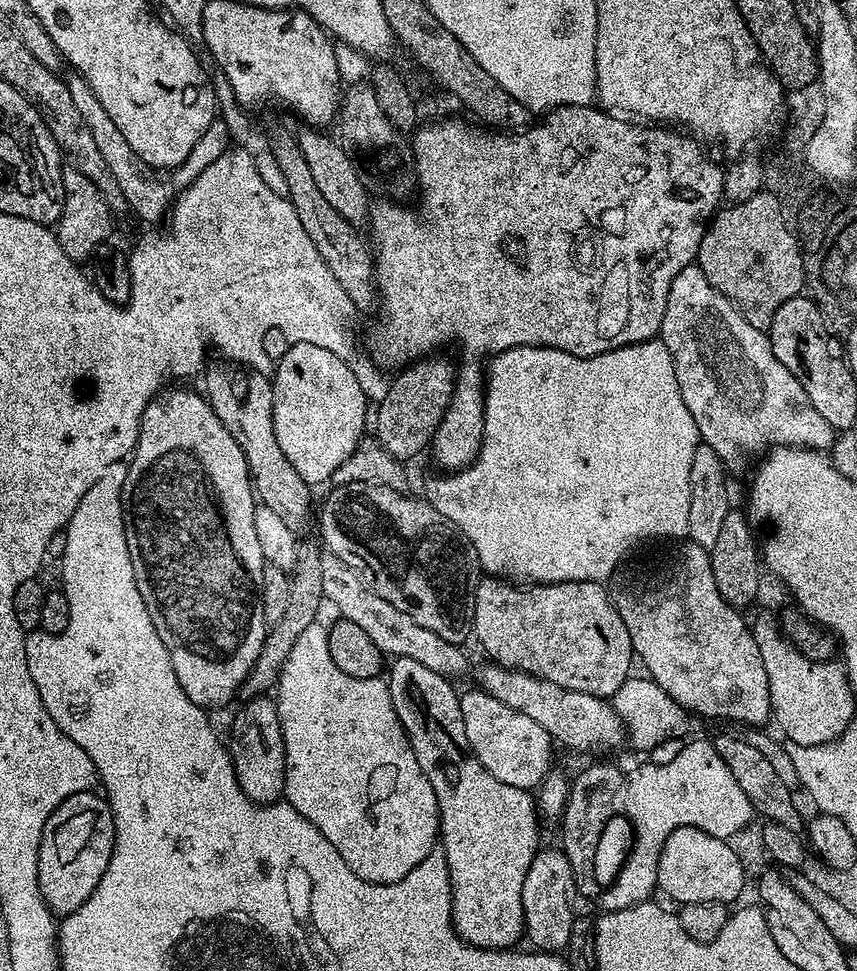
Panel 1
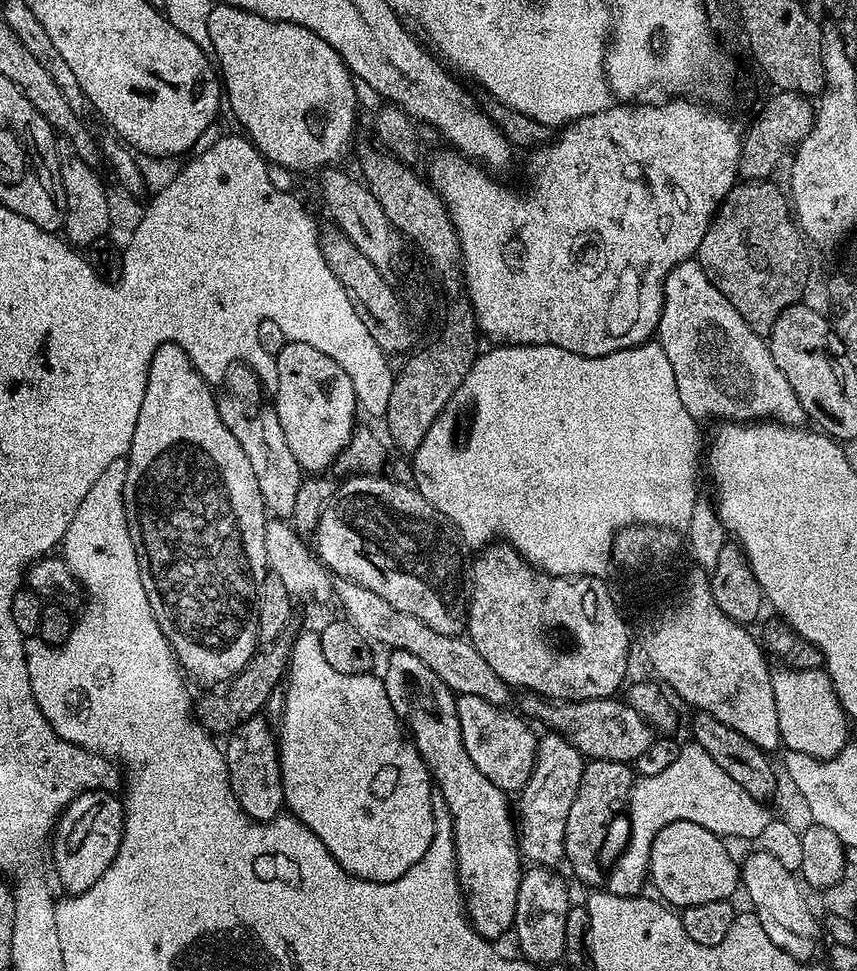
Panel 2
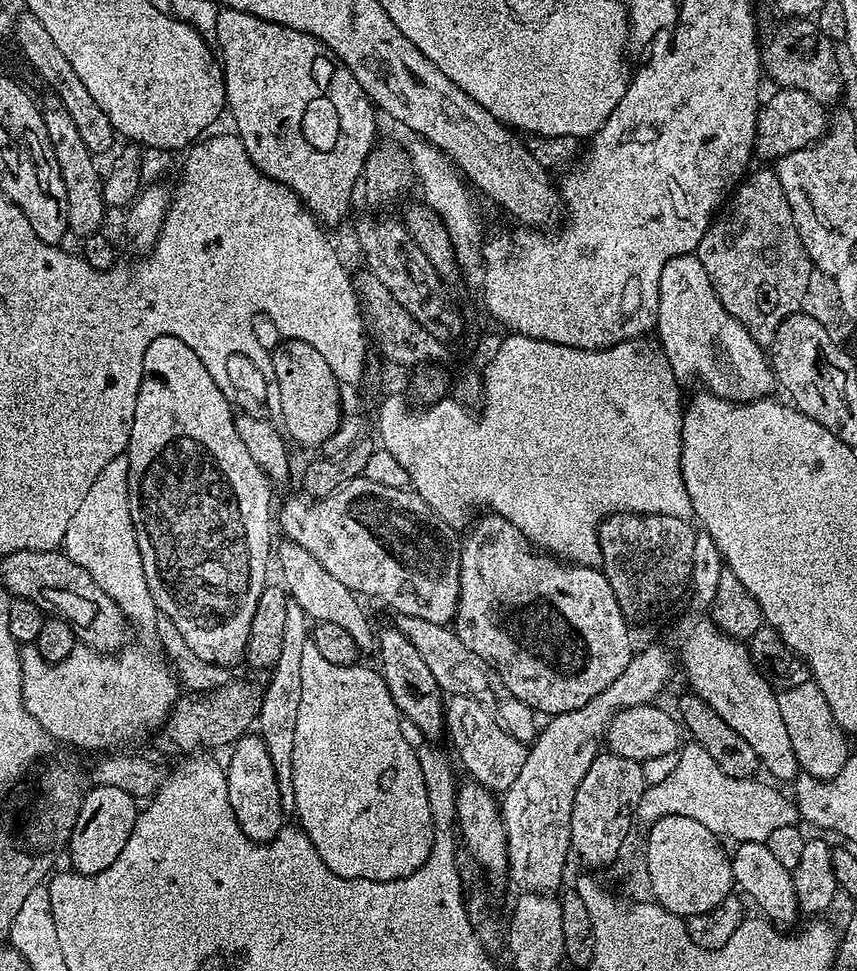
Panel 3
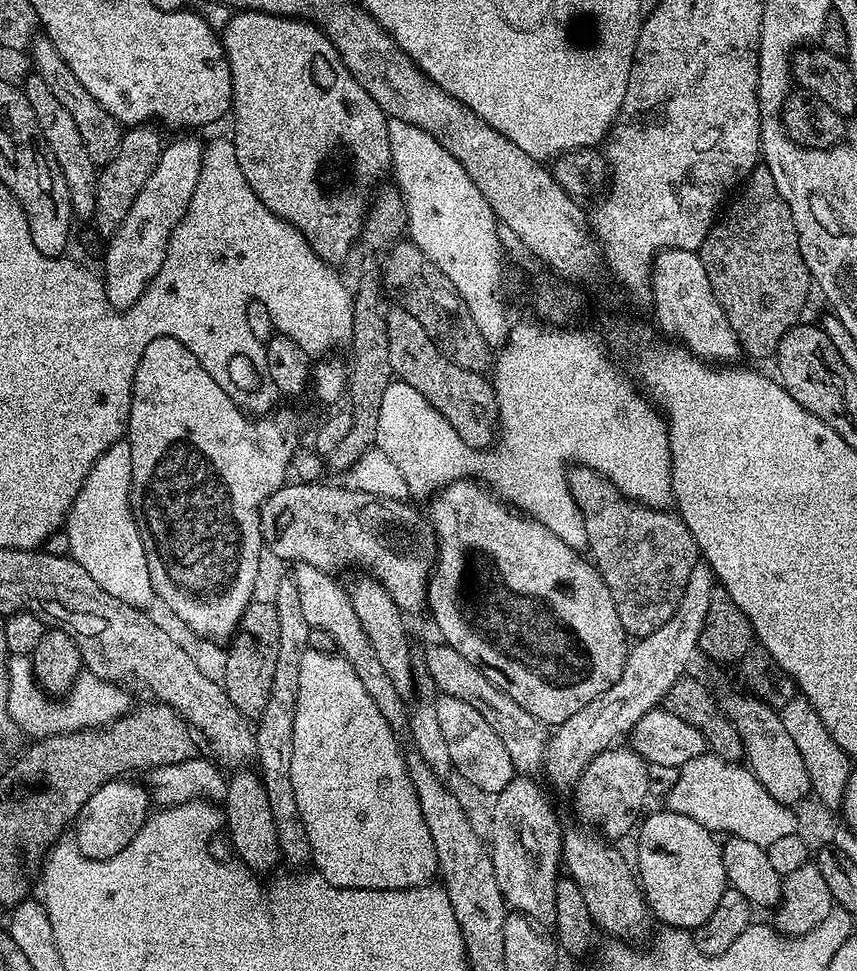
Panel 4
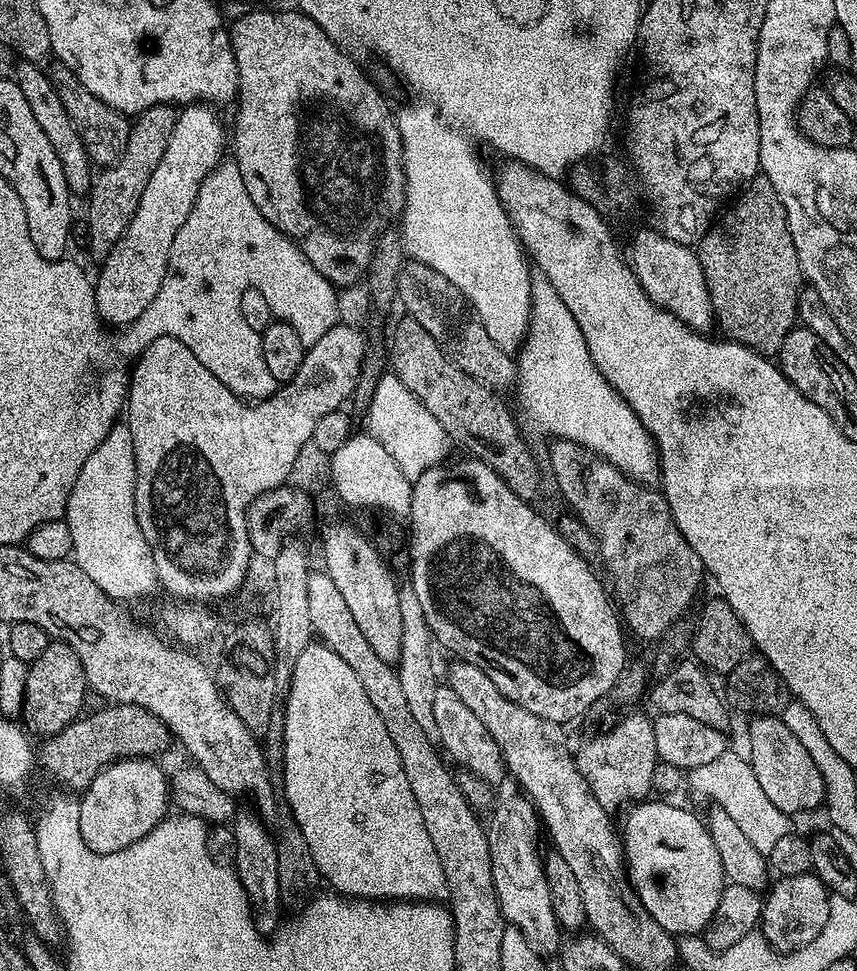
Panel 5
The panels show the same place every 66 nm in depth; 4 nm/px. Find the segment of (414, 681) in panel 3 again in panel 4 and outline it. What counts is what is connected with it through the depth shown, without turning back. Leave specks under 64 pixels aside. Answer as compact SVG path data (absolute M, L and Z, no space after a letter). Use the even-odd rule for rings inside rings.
M360 574L353 584L347 585L348 597L354 606L354 614L358 614L358 622L362 622L362 630L366 630L366 638L370 638L370 646L374 646L374 654L378 654L378 663L385 668L390 682L405 698L414 692L414 663L412 664L412 644L408 641L408 628L404 625L405 613L390 598L386 586L382 586L370 574Z

